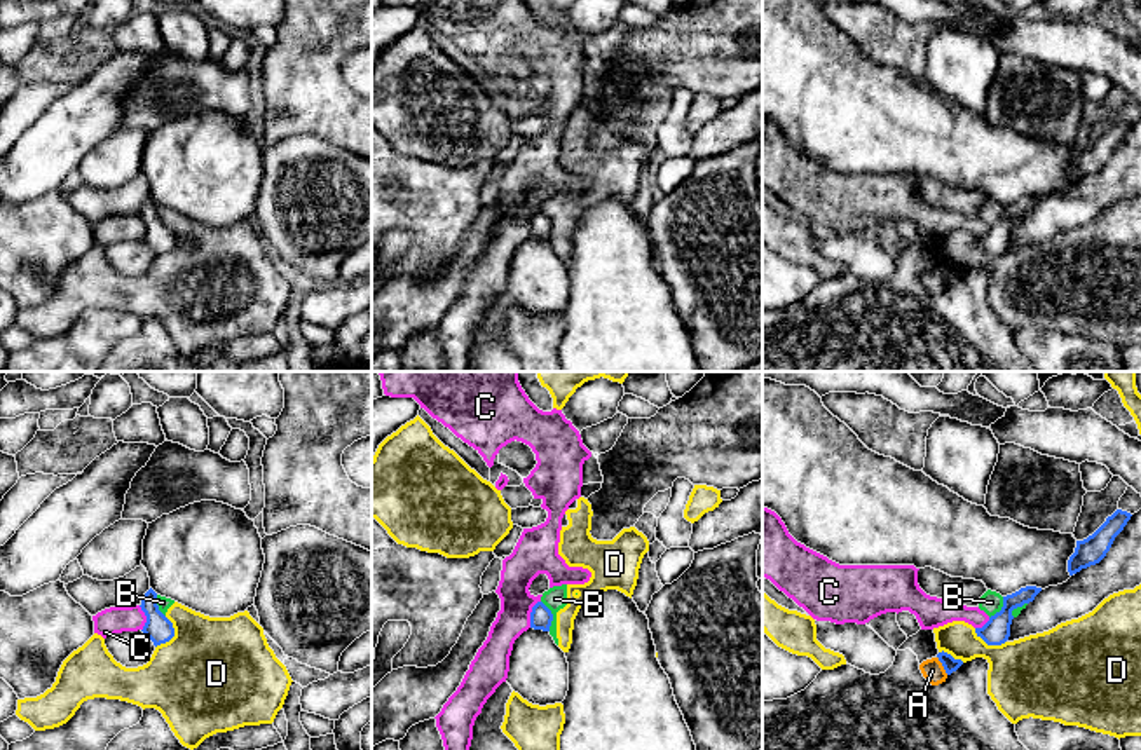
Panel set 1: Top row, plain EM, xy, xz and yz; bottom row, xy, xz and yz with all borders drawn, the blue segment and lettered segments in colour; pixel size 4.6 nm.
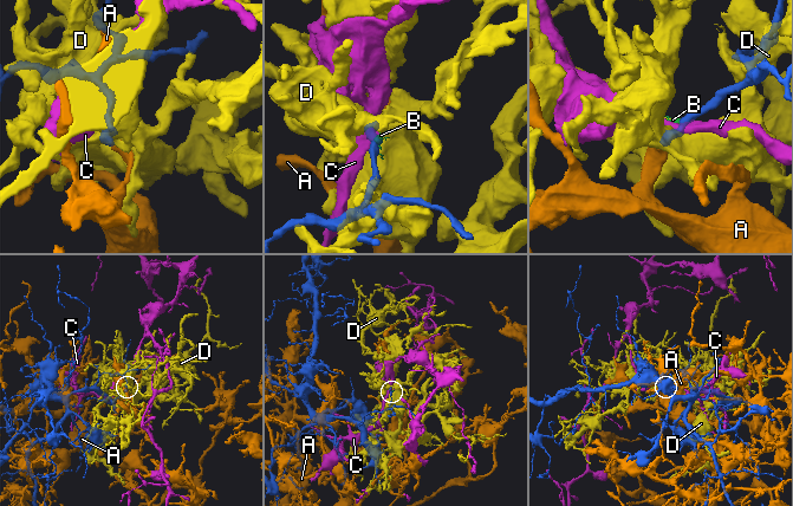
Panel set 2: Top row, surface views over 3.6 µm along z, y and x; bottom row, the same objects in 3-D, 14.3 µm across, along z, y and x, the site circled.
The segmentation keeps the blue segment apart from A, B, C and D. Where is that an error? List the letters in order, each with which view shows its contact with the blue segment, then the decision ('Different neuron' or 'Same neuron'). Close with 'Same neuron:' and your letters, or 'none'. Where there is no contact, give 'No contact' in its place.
A: Touches blue in yz. Different neuron
B: Touches blue in xz. Different neuron
C: Touches blue in xz. Different neuron
D: Touches blue in xy. Different neuron
Same neuron: none

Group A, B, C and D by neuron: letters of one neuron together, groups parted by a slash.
A / B D / C

